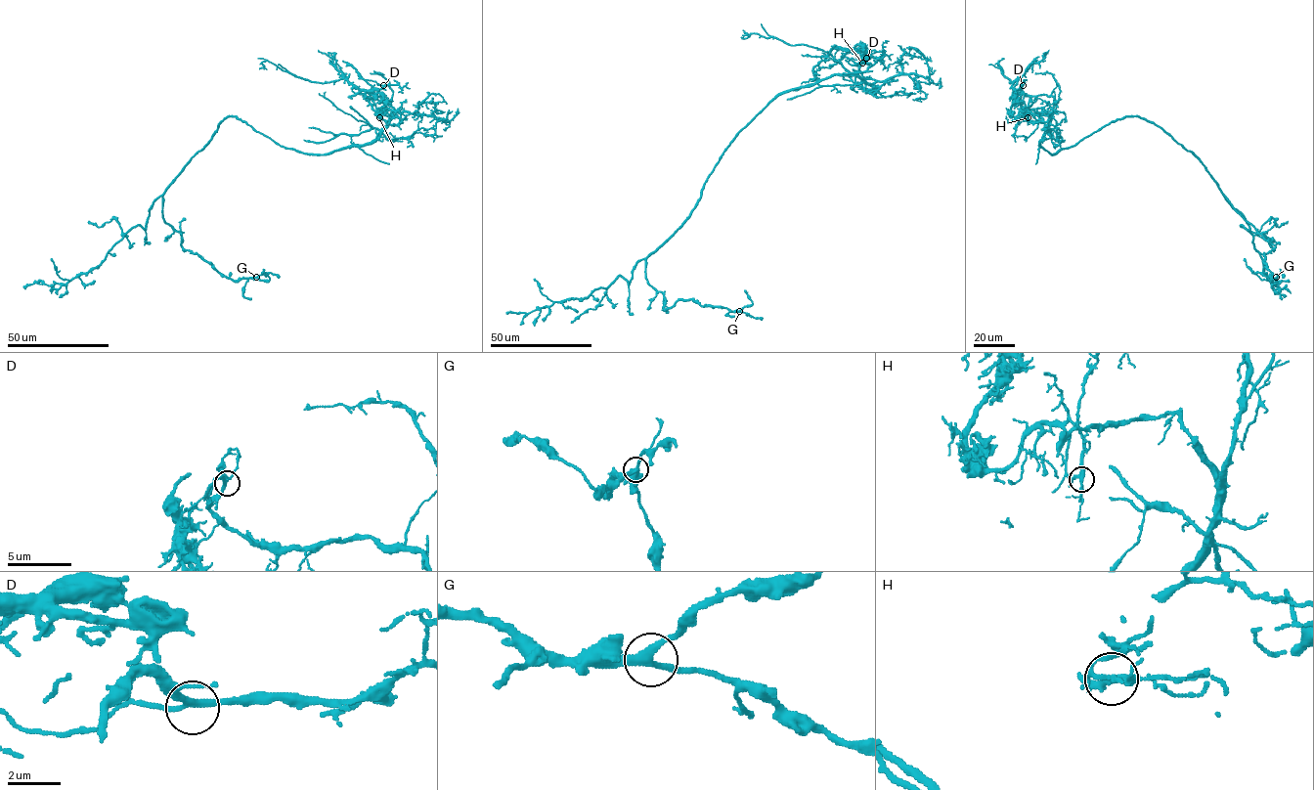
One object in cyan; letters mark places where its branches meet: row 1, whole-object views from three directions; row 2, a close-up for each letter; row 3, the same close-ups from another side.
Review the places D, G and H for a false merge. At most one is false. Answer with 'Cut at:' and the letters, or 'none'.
Cut at: H

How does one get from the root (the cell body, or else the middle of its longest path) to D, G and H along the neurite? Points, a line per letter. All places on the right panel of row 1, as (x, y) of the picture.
D: (1092, 133), (1050, 153), (1040, 142), (1055, 98), (1027, 96), (1020, 90), (1023, 85)
G: (1092, 133), (1126, 116), (1160, 127), (1275, 246), (1264, 262), (1271, 280), (1276, 277)
H: (1092, 133), (1052, 154), (1040, 142), (1055, 98), (1032, 96), (1029, 117)

